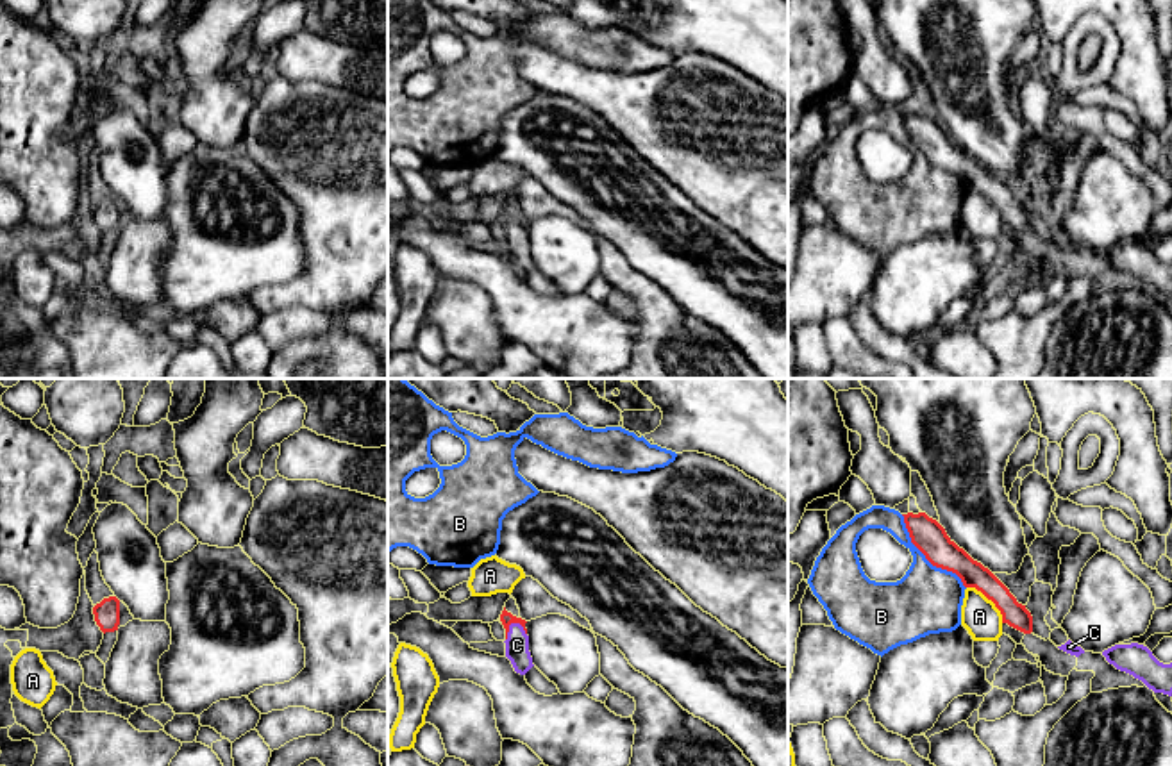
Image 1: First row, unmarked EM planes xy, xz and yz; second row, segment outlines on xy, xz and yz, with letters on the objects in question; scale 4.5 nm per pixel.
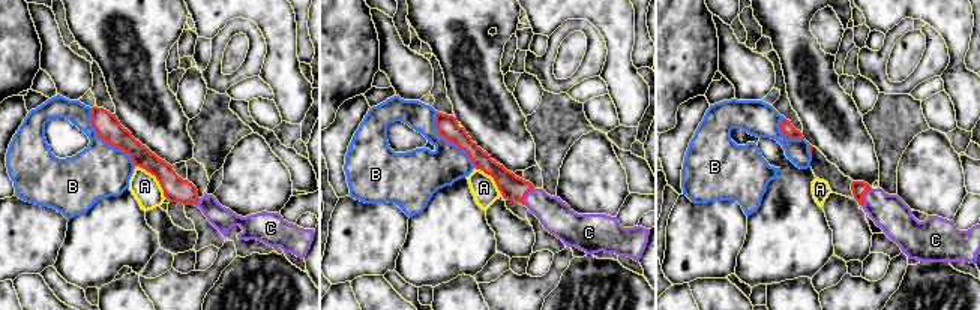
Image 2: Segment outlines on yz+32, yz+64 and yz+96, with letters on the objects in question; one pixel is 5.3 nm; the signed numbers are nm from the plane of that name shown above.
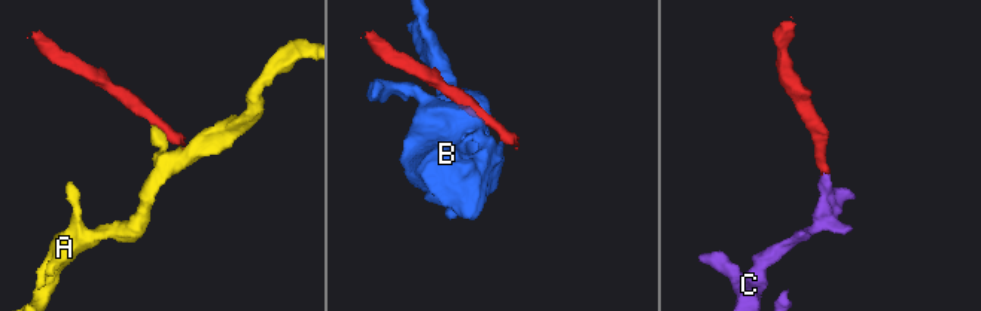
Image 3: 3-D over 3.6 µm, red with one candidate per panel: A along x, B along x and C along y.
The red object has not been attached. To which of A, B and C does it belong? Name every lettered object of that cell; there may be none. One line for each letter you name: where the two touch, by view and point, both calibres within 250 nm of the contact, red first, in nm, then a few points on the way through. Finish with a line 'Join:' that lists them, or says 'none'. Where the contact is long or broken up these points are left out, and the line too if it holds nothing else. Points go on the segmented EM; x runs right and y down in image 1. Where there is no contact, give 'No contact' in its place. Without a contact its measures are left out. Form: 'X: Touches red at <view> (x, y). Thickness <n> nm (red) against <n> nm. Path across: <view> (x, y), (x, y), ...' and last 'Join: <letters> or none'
C: Touches red at xz (508, 629). Thickness 60 nm (red) against 110 nm. Path across: xz (506, 618), (508, 629), (517, 638), (517, 645)
Join: C

